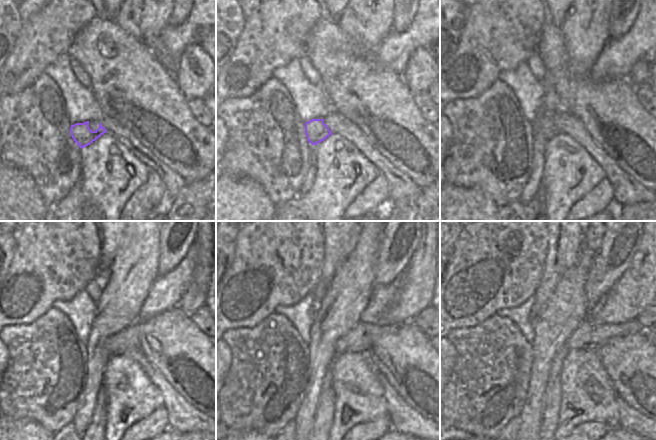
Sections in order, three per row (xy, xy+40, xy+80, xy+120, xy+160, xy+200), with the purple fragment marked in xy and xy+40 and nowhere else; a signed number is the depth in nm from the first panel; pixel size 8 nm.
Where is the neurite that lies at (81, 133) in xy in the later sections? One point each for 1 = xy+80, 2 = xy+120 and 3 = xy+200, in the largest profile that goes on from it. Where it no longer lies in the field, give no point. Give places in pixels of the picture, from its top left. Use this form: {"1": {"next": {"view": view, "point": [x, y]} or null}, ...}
{"1": {"next": {"view": "xy+80", "point": [544, 124]}}, "2": {"next": {"view": "xy+120", "point": [117, 344]}}, "3": {"next": {"view": "xy+200", "point": [591, 336]}}}

